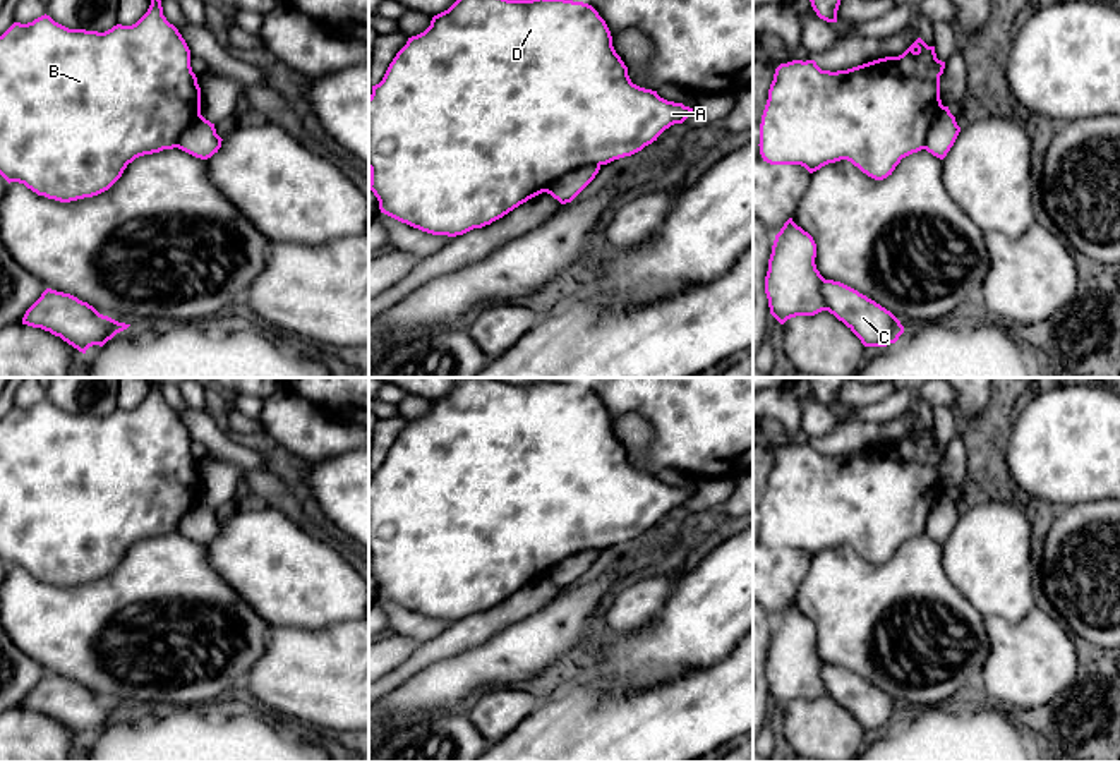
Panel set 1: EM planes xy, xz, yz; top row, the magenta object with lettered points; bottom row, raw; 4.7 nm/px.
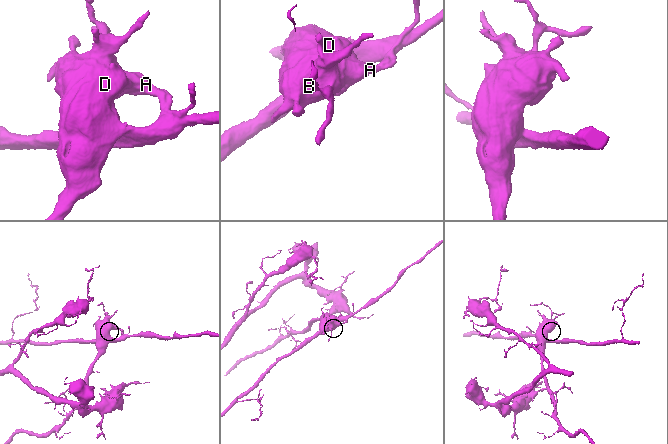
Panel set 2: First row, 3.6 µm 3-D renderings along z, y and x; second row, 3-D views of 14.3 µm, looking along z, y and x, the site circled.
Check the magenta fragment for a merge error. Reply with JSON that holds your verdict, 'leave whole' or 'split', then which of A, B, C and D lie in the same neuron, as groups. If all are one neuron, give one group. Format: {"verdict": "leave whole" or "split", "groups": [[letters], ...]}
{"verdict": "split", "groups": [["A", "B", "D"], ["C"]]}

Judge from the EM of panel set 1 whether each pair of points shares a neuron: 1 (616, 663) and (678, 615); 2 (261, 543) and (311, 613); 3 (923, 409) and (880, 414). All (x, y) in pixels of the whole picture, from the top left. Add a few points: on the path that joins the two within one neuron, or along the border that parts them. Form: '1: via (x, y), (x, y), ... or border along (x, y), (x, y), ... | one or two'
1: via (632, 661), (662, 630) | one
2: via (271, 560), (307, 596) | one
3: via (913, 404), (896, 404), (891, 407) | one

